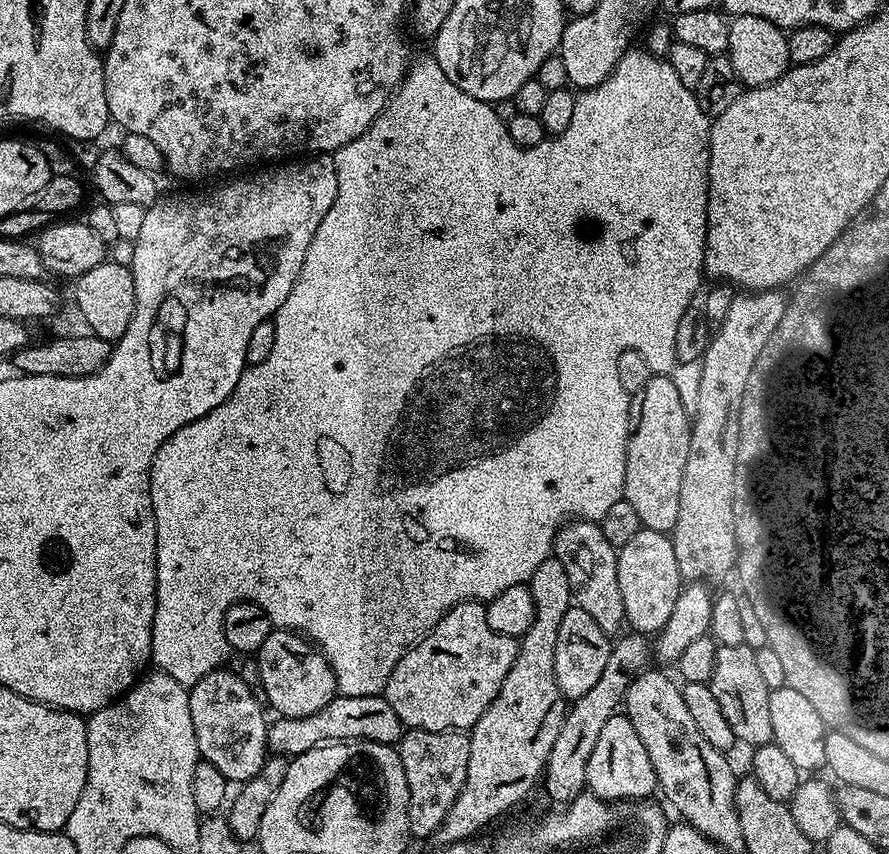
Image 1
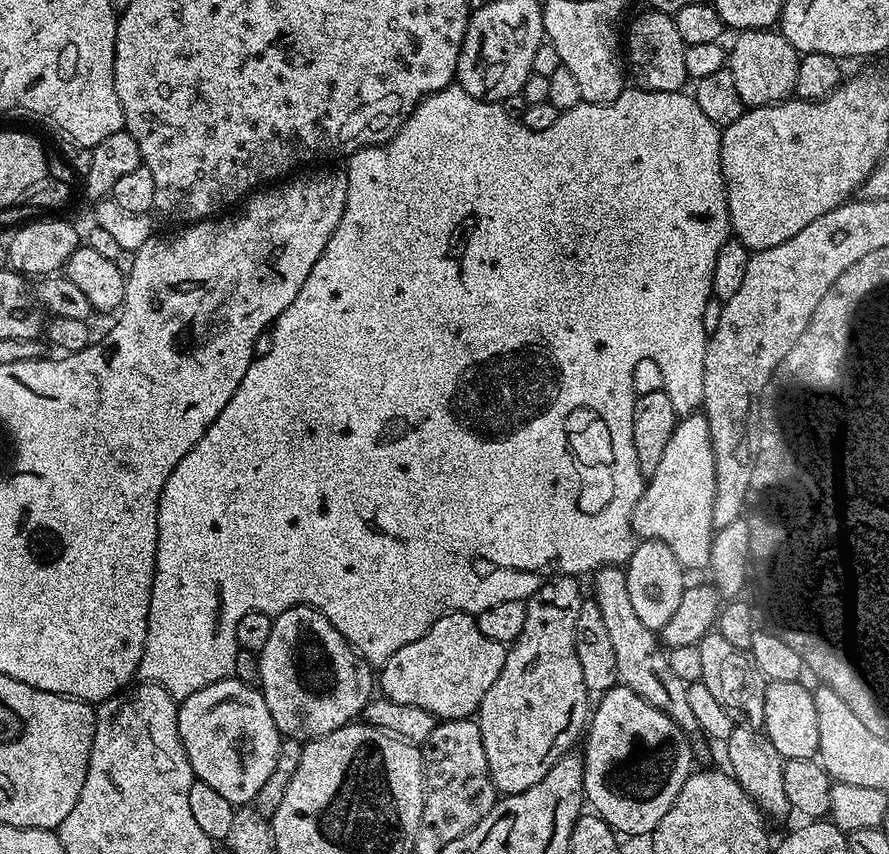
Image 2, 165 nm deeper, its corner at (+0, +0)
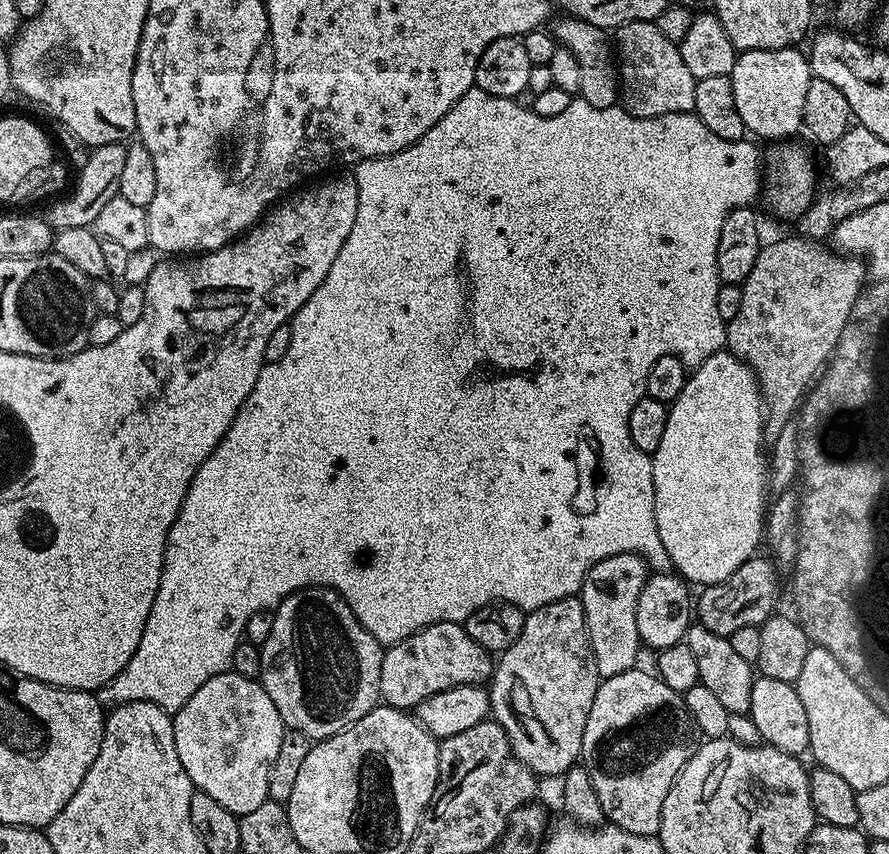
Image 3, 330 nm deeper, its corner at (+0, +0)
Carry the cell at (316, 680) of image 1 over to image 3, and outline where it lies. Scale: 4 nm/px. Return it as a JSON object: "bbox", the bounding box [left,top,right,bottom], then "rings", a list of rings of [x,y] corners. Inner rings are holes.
{"bbox":[258,588,385,741],"rings":[[[301,588],[276,605],[270,638],[266,638],[260,653],[262,670],[258,679],[266,694],[270,694],[270,702],[278,706],[285,729],[311,736],[313,741],[325,740],[327,736],[349,728],[371,708],[377,707],[380,700],[385,649],[374,638],[374,634],[370,634],[370,630],[358,622],[352,607],[332,588]]]}

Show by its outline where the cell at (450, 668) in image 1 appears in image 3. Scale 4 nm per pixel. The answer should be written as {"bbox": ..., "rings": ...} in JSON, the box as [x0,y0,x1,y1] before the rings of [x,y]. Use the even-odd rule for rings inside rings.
{"bbox":[380,622,494,710],"rings":[[[438,622],[415,632],[410,638],[391,645],[385,651],[382,658],[382,678],[380,679],[380,700],[387,707],[402,708],[405,710],[415,709],[416,705],[427,698],[430,694],[450,690],[454,686],[463,684],[483,685],[491,677],[494,671],[493,653],[487,652],[470,634],[466,634],[463,624],[454,622]]]}

